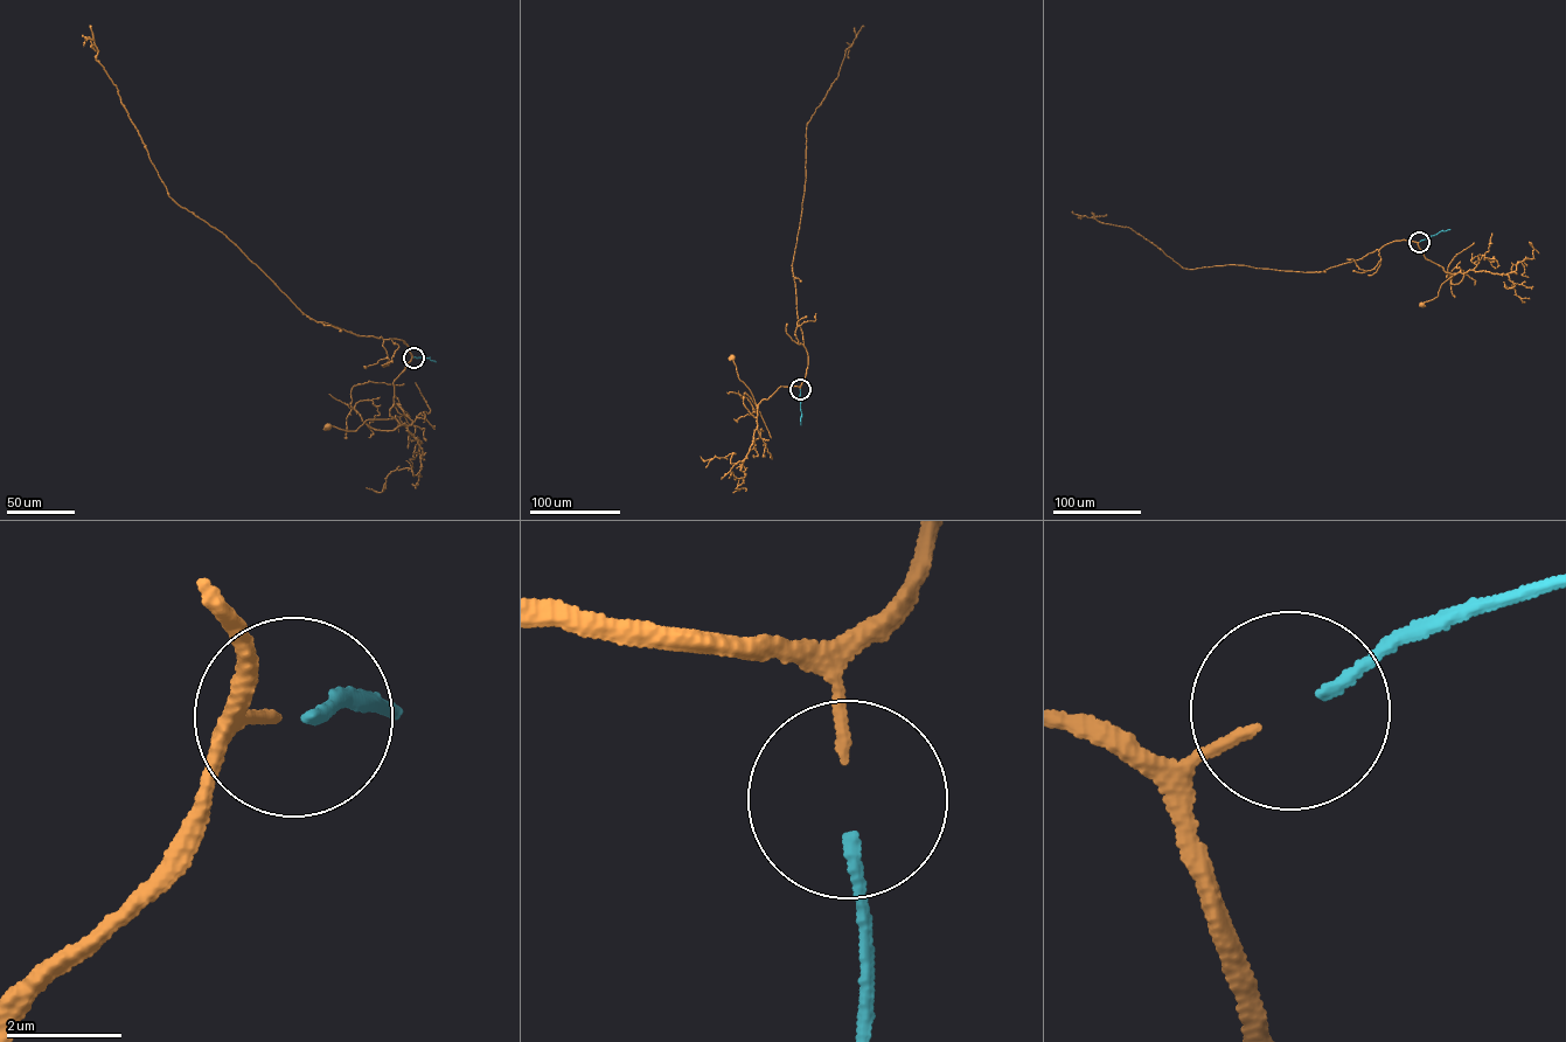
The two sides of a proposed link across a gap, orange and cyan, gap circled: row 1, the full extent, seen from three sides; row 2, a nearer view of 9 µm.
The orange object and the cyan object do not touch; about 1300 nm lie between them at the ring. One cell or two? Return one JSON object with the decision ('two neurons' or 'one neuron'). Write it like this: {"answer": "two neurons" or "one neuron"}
{"answer": "one neuron"}

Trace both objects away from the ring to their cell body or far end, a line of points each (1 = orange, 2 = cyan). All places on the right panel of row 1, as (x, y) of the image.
1: (1419, 242), (1425, 258), (1455, 273), (1441, 284), (1436, 297), (1421, 304)
2: (1419, 242), (1449, 229)

